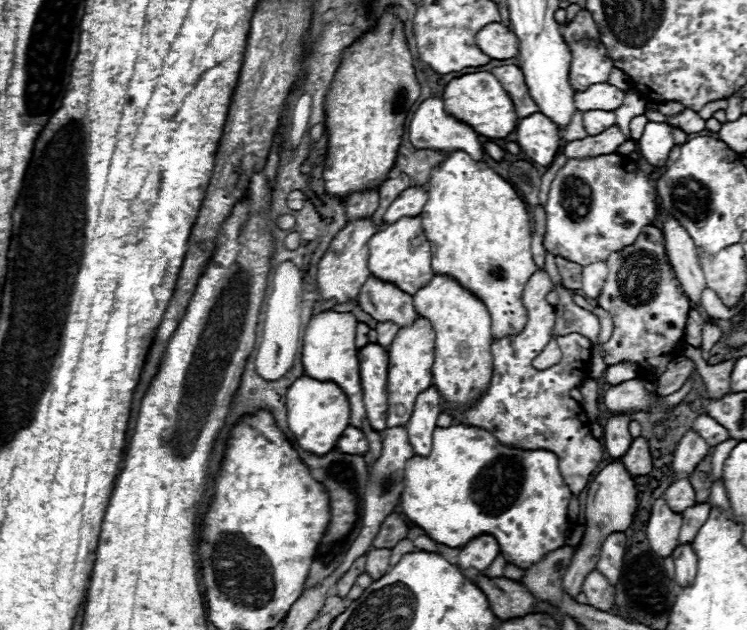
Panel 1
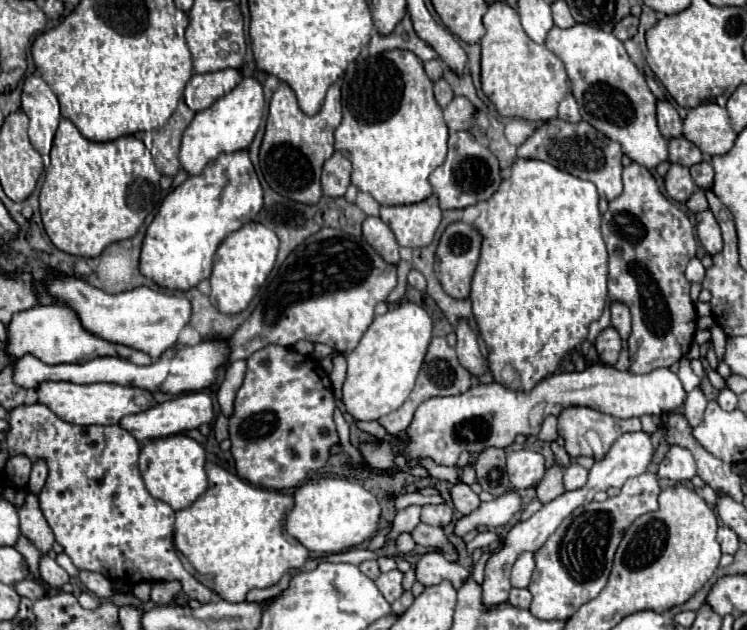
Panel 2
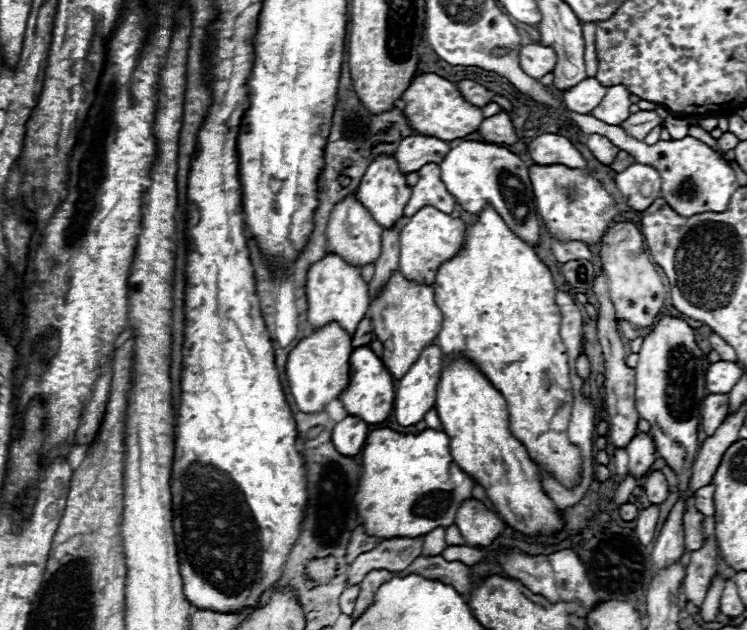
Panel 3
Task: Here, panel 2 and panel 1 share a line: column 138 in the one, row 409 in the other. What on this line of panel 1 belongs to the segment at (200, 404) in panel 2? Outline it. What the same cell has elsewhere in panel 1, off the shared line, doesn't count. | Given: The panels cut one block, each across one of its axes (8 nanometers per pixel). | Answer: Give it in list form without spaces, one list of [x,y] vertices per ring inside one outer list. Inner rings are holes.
[[[434,386],[418,394],[410,420],[406,422],[408,442],[418,456],[428,456],[432,450],[432,432],[436,428],[436,418],[442,412],[440,394]]]

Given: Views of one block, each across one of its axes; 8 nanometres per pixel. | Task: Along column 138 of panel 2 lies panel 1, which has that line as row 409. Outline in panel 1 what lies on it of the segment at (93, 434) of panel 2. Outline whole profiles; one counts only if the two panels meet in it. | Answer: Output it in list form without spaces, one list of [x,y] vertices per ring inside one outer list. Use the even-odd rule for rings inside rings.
[[[536,270],[524,290],[524,306],[528,310],[526,328],[518,336],[492,342],[494,372],[488,392],[466,414],[458,414],[444,400],[442,410],[464,424],[492,432],[504,446],[554,452],[560,460],[560,474],[566,486],[578,496],[602,460],[602,444],[592,436],[586,412],[570,398],[570,390],[578,388],[590,376],[592,342],[578,332],[566,334],[564,338],[560,336],[558,346],[562,350],[562,360],[546,370],[536,370],[532,366],[532,360],[552,340],[552,328],[556,322],[556,310],[546,302],[548,292],[552,292],[552,282],[546,270]]]

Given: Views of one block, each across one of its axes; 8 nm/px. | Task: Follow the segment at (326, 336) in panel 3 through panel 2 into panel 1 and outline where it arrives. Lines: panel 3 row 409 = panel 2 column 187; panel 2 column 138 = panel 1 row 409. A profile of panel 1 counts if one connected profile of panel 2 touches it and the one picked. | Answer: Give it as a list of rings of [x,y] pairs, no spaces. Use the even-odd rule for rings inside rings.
[[[302,376],[286,392],[286,410],[288,410],[288,428],[292,430],[296,442],[310,450],[312,454],[328,454],[342,432],[350,426],[350,402],[344,390],[334,382],[318,382],[316,378]]]

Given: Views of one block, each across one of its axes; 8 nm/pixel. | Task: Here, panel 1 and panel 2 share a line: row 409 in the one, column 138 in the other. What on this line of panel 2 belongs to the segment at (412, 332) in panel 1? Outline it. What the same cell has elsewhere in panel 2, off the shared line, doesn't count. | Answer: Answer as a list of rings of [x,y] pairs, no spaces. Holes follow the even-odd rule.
[[[42,382],[38,386],[38,402],[46,404],[58,418],[78,424],[78,426],[106,426],[120,424],[120,420],[128,414],[138,414],[156,404],[150,392],[134,388],[134,386],[118,386],[118,384],[72,384],[72,382]]]

